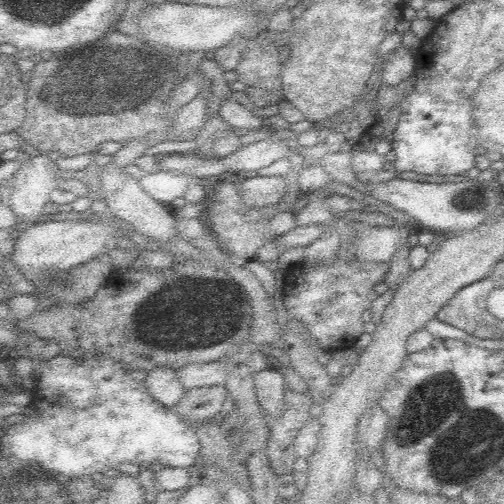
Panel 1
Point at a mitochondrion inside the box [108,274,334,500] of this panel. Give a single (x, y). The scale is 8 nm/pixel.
(208, 320)

